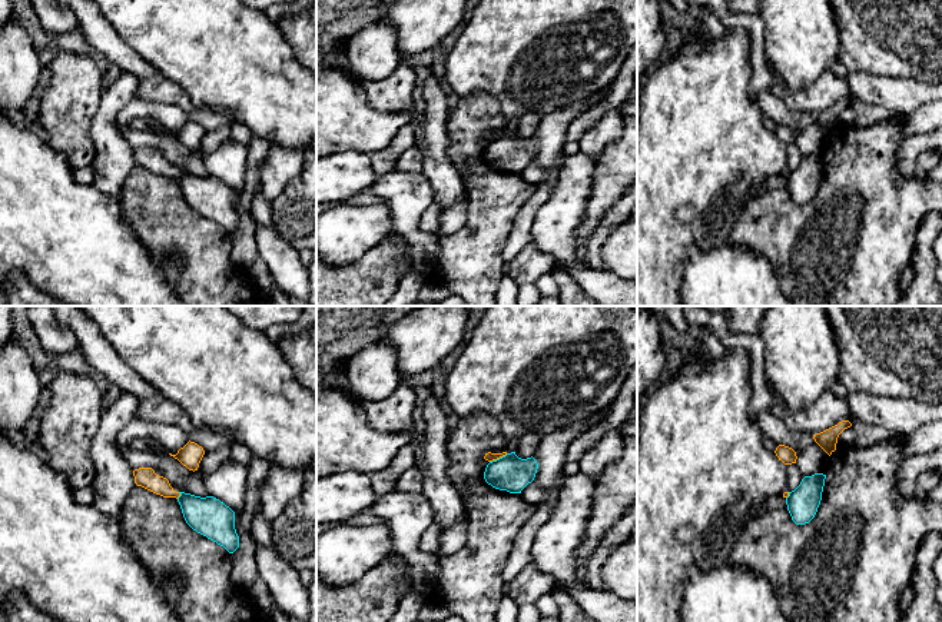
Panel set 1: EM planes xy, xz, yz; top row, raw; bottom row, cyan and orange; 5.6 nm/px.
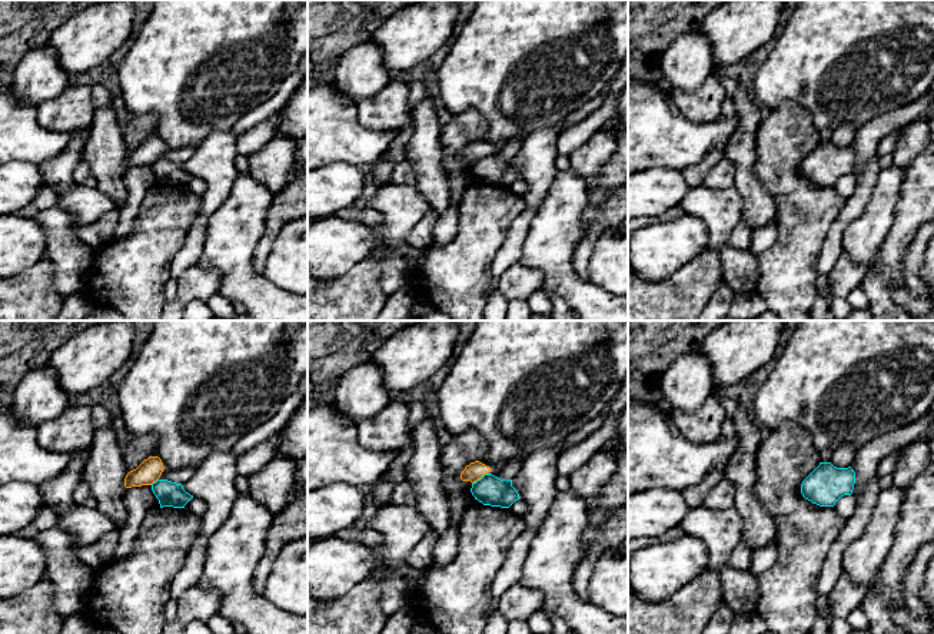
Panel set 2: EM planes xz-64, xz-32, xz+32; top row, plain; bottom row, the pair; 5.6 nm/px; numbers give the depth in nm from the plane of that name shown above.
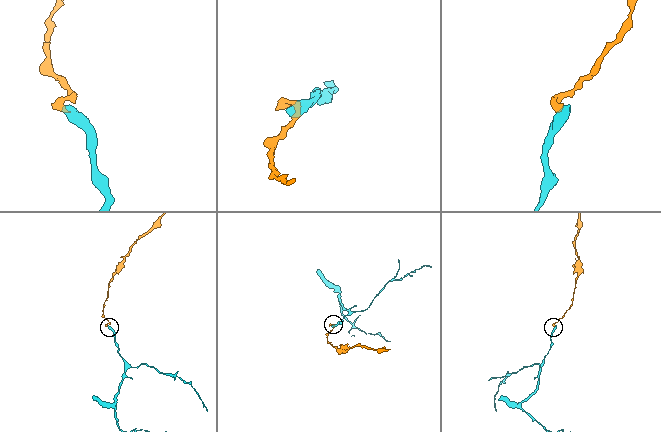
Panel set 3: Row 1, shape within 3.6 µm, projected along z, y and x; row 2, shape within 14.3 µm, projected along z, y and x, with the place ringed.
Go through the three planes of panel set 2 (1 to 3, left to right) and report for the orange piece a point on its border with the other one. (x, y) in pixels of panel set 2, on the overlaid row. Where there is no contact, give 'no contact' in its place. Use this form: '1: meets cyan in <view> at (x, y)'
1: meets cyan in xz-64 at (153, 483)
2: meets cyan in xz-32 at (481, 478)
3: no contact

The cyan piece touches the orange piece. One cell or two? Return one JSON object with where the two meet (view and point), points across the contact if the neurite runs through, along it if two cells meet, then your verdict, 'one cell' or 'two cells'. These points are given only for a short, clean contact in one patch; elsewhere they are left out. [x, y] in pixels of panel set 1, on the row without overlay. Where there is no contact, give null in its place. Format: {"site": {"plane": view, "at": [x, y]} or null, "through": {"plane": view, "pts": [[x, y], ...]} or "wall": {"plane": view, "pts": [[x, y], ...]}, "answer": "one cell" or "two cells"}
{"site": {"plane": "xz", "at": [500, 137]}, "wall": {"plane": "xz", "pts": [[507, 133], [490, 142]]}, "answer": "two cells"}

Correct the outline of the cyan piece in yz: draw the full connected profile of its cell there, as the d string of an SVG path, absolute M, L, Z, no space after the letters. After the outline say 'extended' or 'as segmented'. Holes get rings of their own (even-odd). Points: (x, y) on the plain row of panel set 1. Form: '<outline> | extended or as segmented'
M826 154L805 156L786 177L787 190L796 204L809 203L820 184Z | as segmented

